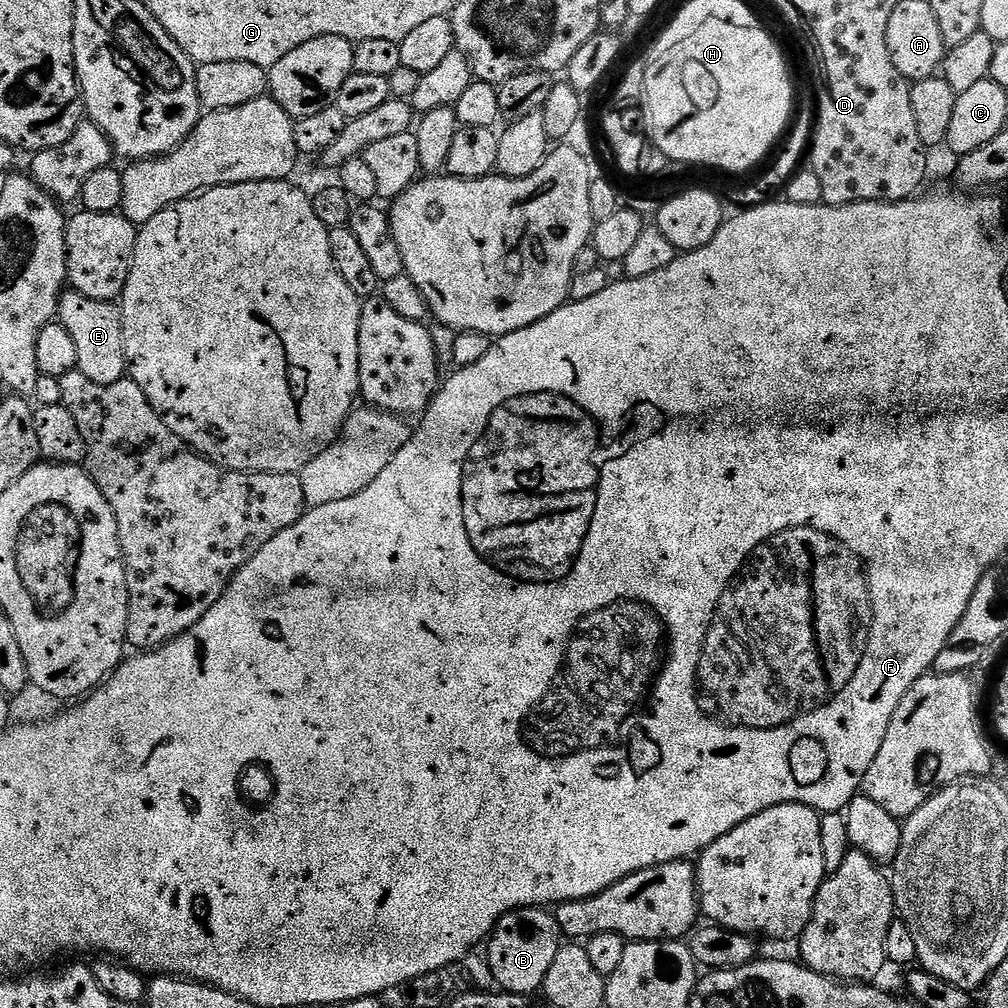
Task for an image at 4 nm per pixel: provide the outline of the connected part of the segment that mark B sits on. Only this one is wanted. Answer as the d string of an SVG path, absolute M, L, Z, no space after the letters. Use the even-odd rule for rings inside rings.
M516 908L497 922L486 941L486 947L495 983L503 991L531 997L532 992L539 993L543 989L546 970L550 970L550 962L554 962L562 947L562 933L551 911L544 908Z

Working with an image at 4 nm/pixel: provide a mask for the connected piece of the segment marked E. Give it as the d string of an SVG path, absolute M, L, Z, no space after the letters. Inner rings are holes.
M71 290L65 291L60 298L58 323L70 333L78 354L77 369L86 374L90 382L110 386L110 382L125 379L128 363L124 357L122 318L115 303L86 298L86 294L78 294Z

